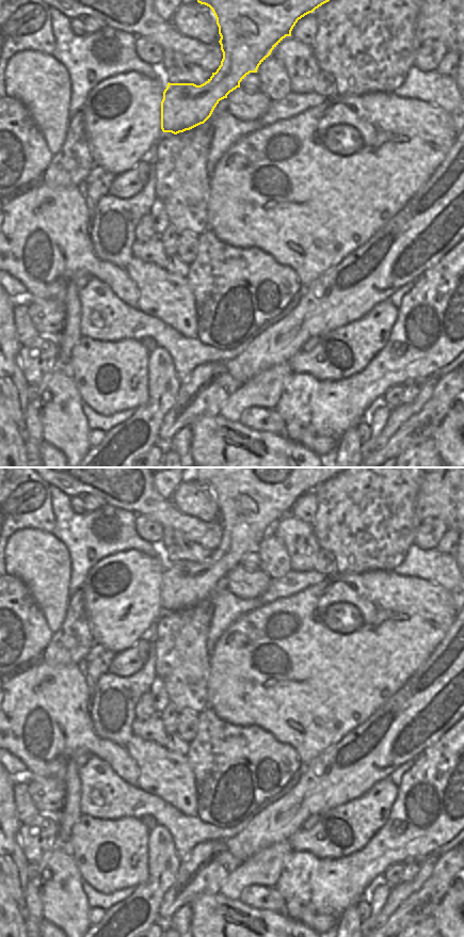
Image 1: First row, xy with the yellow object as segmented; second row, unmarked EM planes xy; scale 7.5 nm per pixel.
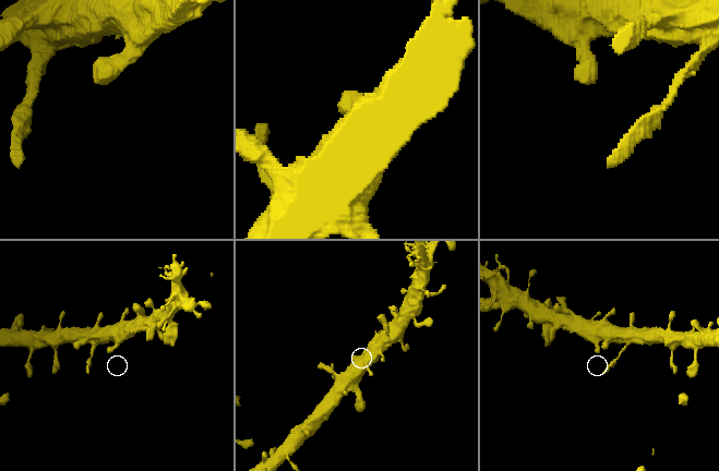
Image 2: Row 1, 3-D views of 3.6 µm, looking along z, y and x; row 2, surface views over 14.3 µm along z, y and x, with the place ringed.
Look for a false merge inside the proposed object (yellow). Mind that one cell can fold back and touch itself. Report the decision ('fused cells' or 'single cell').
single cell

